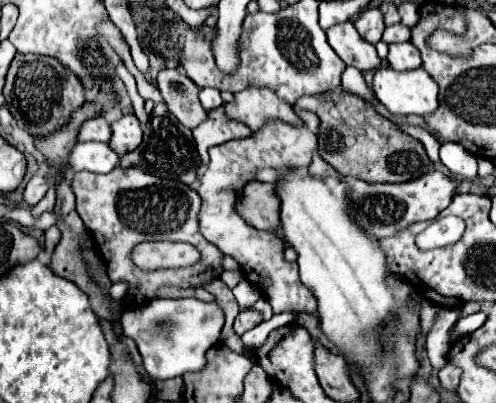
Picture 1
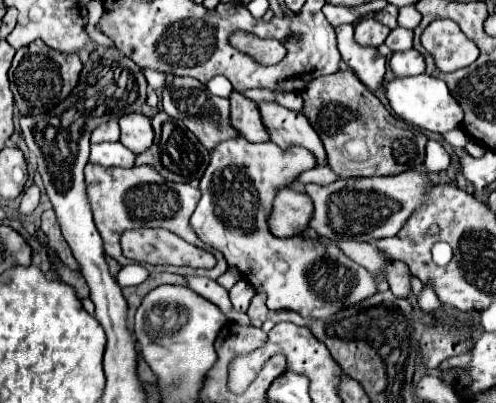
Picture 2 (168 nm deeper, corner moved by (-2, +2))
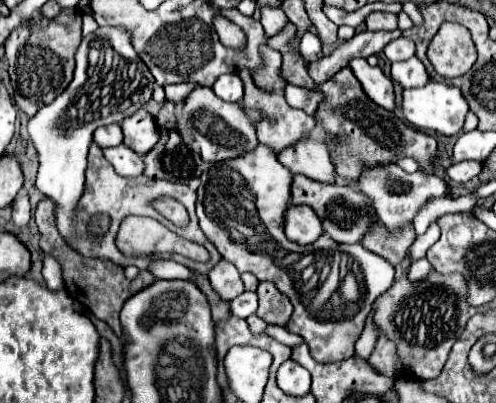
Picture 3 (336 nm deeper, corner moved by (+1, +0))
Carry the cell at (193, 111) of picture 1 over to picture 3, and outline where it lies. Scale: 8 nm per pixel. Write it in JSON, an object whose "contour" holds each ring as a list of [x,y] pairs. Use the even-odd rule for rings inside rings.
{"contour":[[[210,87],[194,89],[192,95],[188,95],[188,99],[184,101],[184,105],[178,107],[176,117],[180,117],[180,121],[192,131],[194,139],[200,145],[204,161],[210,161],[210,163],[228,161],[228,159],[246,155],[248,151],[254,151],[258,147],[254,123],[248,119],[242,107],[238,103],[222,101],[220,97],[214,95]]]}

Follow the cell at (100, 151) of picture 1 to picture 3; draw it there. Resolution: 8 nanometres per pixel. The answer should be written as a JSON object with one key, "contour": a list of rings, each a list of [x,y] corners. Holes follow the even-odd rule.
{"contour":[[[126,145],[104,149],[104,157],[110,161],[114,171],[122,177],[138,177],[144,173],[142,157],[132,149],[128,149]]]}

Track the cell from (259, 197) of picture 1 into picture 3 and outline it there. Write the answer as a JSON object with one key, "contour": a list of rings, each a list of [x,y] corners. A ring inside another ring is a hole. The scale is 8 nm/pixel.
{"contour":[[[306,205],[288,207],[284,215],[284,229],[286,229],[286,237],[298,245],[310,245],[324,233],[322,221],[312,211],[312,207]]]}

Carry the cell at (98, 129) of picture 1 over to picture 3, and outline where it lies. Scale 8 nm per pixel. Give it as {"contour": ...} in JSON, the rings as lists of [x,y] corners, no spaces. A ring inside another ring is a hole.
{"contour":[[[106,125],[106,127],[98,127],[98,131],[94,131],[94,141],[100,147],[116,147],[122,143],[122,129],[120,125]]]}

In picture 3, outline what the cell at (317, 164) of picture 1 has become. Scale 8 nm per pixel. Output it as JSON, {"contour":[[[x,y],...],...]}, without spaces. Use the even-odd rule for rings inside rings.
{"contour":[[[294,175],[292,177],[290,203],[292,205],[310,205],[314,209],[314,213],[322,219],[324,231],[336,243],[360,243],[362,235],[368,231],[368,227],[376,219],[370,201],[360,191],[356,191],[354,187],[326,185],[326,183],[318,183],[318,181],[306,179],[304,175]]]}

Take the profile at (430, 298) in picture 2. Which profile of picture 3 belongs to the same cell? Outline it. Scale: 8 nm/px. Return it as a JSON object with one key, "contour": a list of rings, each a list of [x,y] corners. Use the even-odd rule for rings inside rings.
{"contour":[[[422,257],[422,259],[412,261],[410,271],[408,271],[408,277],[410,277],[410,281],[420,281],[420,279],[424,279],[430,271],[432,271],[432,265]]]}

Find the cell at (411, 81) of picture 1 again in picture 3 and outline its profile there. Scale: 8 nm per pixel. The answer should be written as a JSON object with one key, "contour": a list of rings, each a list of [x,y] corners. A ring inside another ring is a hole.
{"contour":[[[430,81],[424,87],[416,87],[416,89],[406,89],[404,91],[404,99],[402,99],[402,111],[404,117],[420,131],[428,131],[428,133],[440,133],[440,135],[456,135],[462,125],[464,125],[464,117],[468,113],[468,103],[462,95],[462,91],[454,85],[448,83],[438,83],[438,81]]]}

